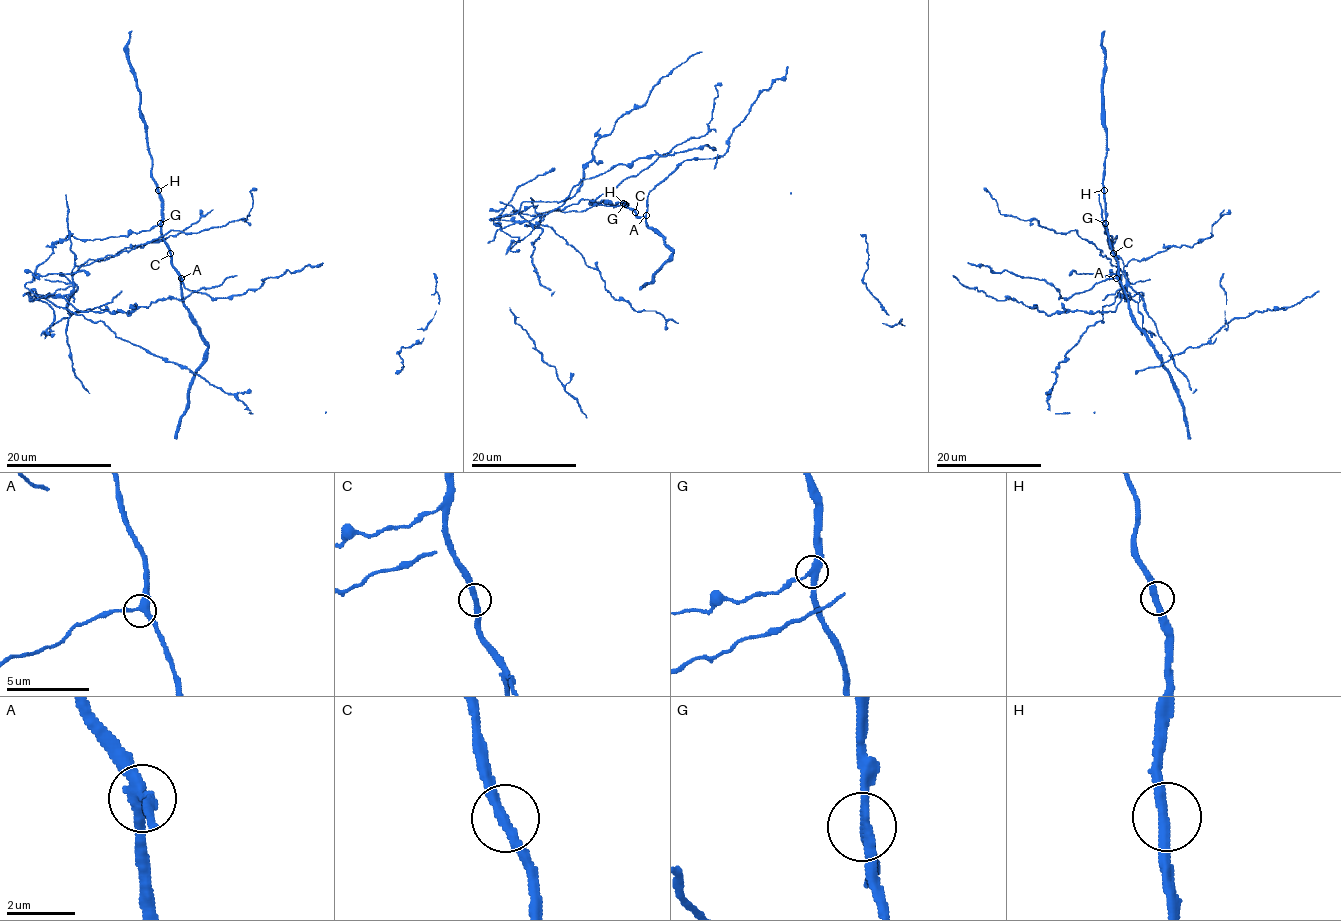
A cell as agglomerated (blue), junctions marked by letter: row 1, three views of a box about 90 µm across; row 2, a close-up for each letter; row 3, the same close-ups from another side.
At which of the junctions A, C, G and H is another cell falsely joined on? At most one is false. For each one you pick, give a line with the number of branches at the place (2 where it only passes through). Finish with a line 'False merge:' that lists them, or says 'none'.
G: branches 3
False merge: G

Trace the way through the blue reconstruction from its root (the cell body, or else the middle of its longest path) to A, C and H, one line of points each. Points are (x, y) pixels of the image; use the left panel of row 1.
A: (98, 321), (58, 308), (25, 286), (53, 248), (66, 237), (107, 239), (158, 226), (172, 267), (181, 278)
C: (98, 321), (58, 308), (25, 286), (58, 243), (70, 236), (82, 240), (124, 236), (158, 226), (170, 253)
H: (98, 321), (58, 308), (25, 285), (66, 237), (107, 239), (157, 226), (161, 219), (158, 190)

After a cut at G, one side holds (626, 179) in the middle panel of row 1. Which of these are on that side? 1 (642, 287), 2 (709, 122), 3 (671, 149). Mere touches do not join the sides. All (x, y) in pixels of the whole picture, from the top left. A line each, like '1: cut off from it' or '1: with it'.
1: cut off from it
2: with it
3: with it

